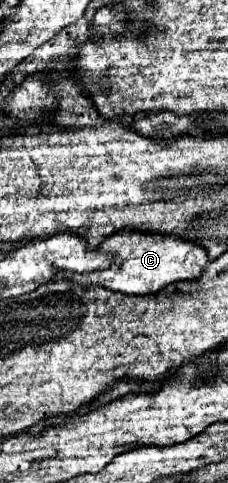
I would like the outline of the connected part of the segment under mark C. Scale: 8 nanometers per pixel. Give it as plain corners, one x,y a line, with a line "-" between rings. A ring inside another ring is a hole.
121,230
109,236
99,250
107,250
115,256
115,266
109,270
89,272
89,274
61,274
61,278
77,282
81,286
99,284
107,290
123,292
123,294
157,294
159,290
167,288
169,284
181,282
181,280
195,280
199,274
203,274
207,262
211,262
207,250
191,240
183,240
177,236
161,236
161,234
147,234
139,230

